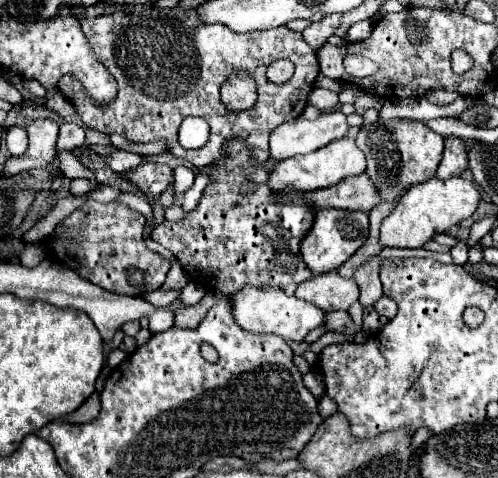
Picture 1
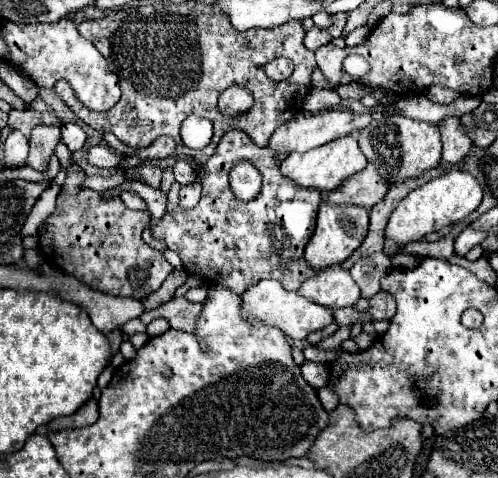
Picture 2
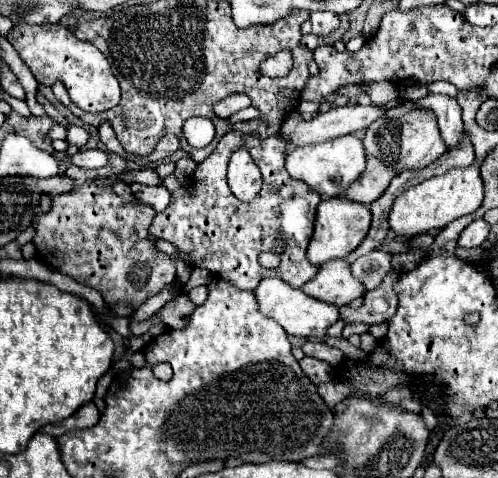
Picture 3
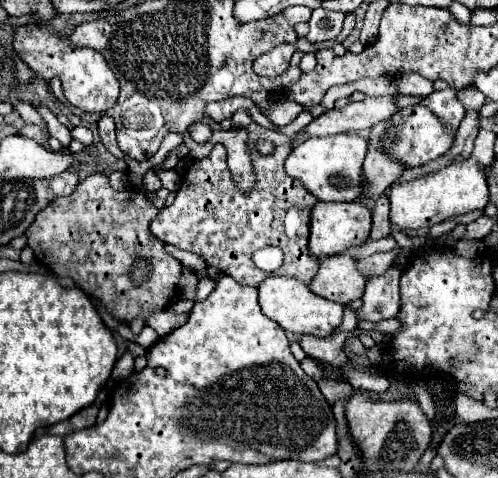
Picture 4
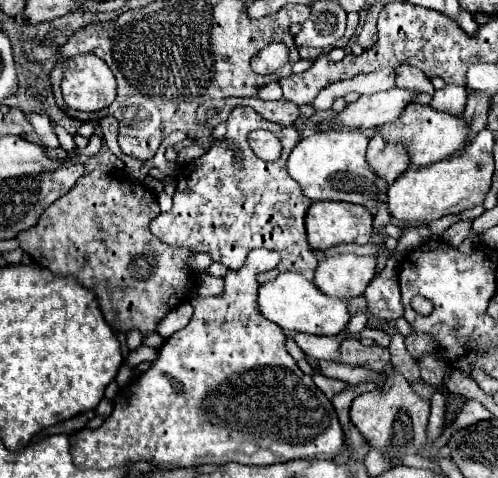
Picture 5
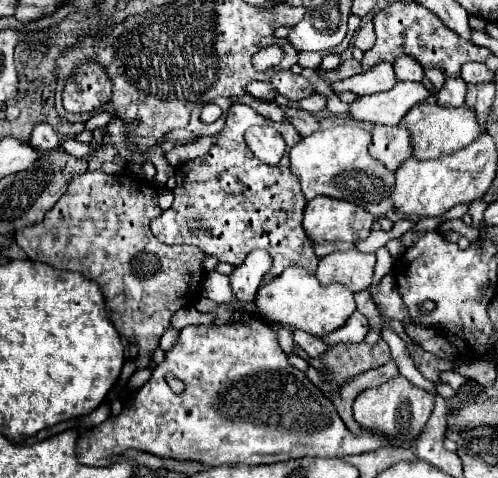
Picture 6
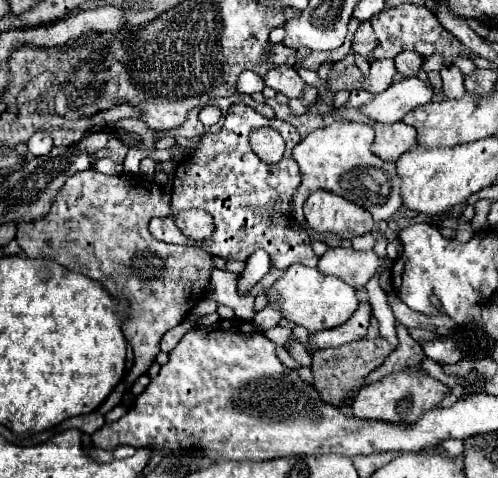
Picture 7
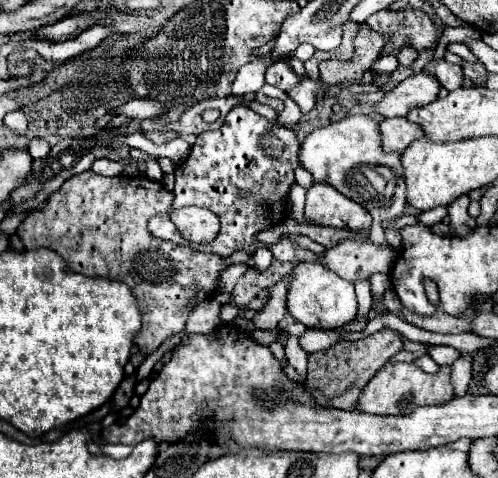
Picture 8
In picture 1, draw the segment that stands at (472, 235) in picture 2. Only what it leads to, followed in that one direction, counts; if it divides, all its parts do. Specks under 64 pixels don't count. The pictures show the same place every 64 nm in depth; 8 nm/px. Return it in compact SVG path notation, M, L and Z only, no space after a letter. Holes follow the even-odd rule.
M460 240L460 244L458 244L458 246L454 246L454 248L450 250L452 264L464 266L464 264L468 262L468 254L466 254L466 250L468 250L468 240Z

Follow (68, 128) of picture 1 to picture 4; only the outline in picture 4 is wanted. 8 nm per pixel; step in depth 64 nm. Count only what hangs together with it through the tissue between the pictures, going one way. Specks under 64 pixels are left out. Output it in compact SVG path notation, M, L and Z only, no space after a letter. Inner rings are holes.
M76 126L70 134L72 134L72 140L82 142L84 146L90 146L92 144L92 132L86 126Z

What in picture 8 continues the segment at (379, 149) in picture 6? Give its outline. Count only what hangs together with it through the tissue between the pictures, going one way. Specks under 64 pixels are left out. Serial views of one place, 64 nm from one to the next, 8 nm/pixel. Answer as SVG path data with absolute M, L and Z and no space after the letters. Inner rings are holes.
M392 118L380 122L380 136L384 152L404 152L414 140L422 138L422 132L406 118Z

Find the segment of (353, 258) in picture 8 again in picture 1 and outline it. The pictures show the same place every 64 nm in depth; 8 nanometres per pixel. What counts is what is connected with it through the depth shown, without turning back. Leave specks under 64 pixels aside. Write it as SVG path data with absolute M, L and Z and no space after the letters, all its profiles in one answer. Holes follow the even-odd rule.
M338 272L312 276L296 288L296 296L318 306L324 312L348 310L358 300L358 284L342 278Z

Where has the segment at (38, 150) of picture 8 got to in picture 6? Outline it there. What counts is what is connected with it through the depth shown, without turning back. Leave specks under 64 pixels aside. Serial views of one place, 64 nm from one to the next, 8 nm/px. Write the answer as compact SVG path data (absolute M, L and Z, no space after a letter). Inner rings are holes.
M38 122L32 130L32 140L30 144L36 148L36 150L54 150L58 146L58 134L56 130L46 124L46 122Z

